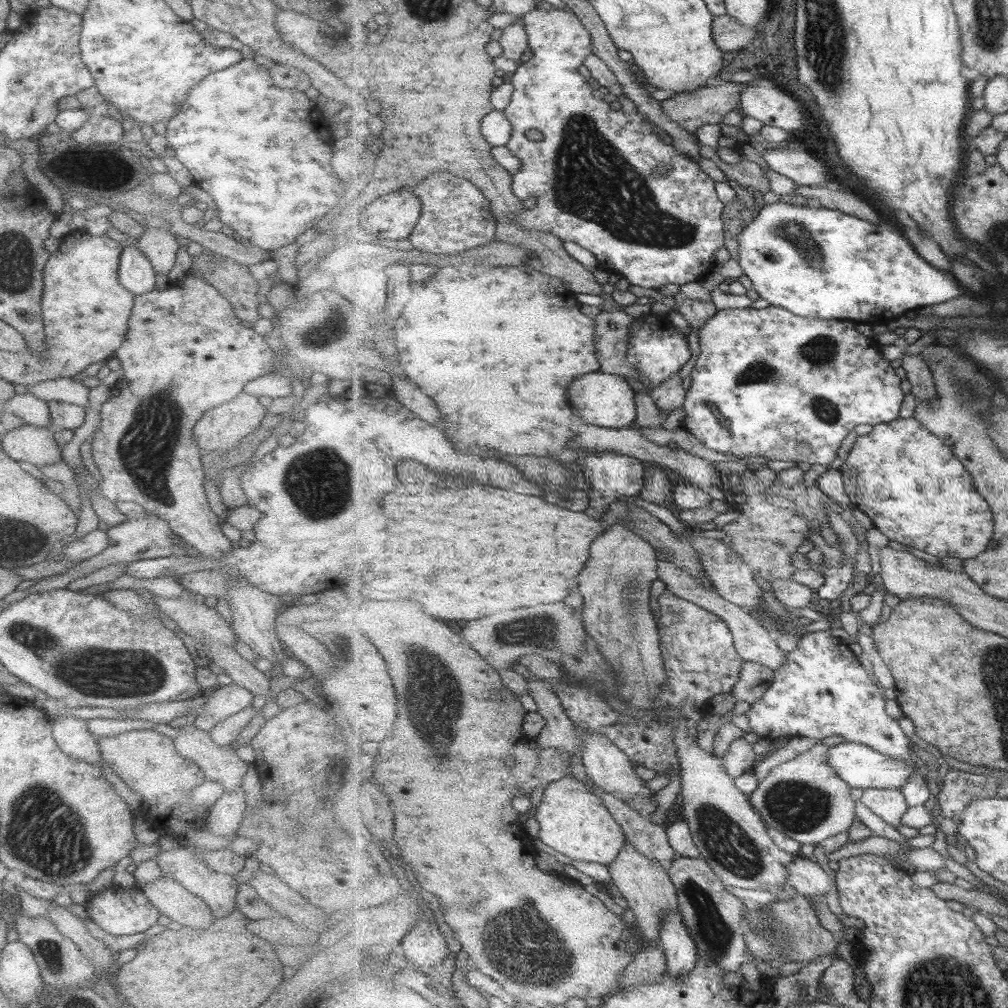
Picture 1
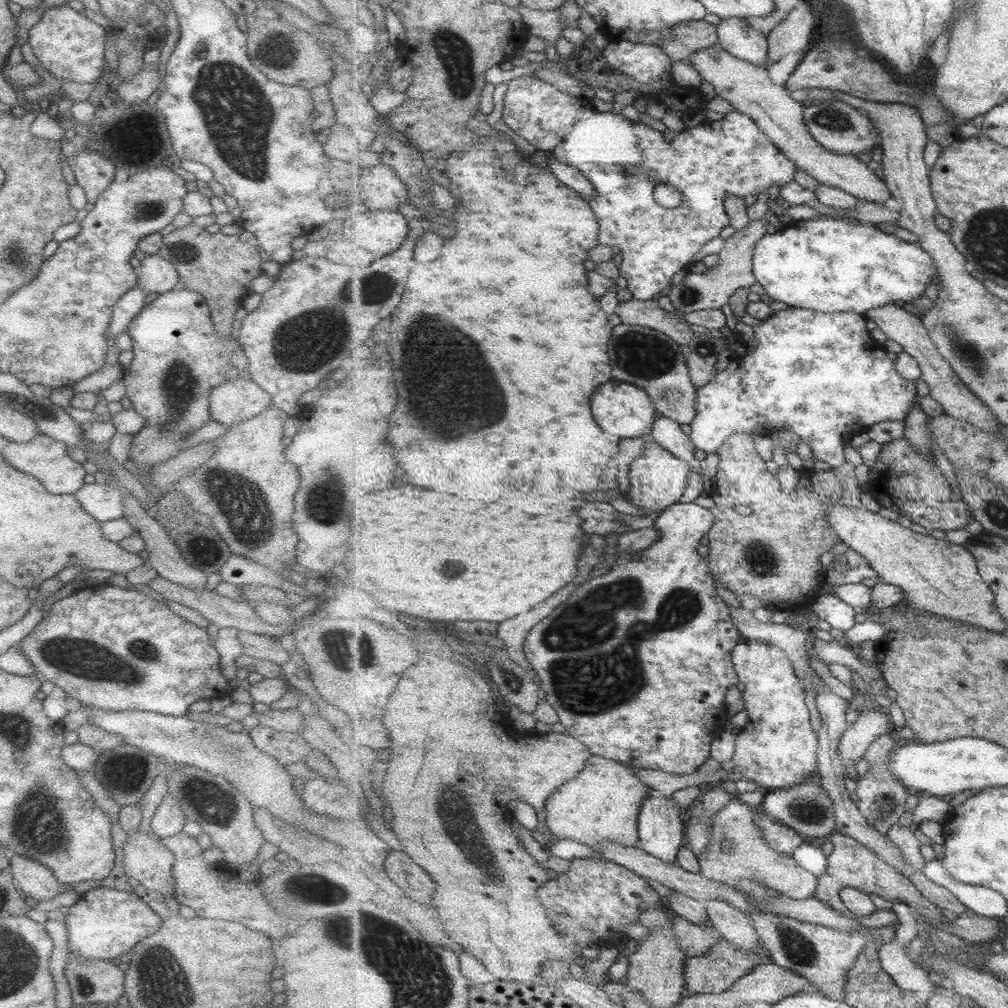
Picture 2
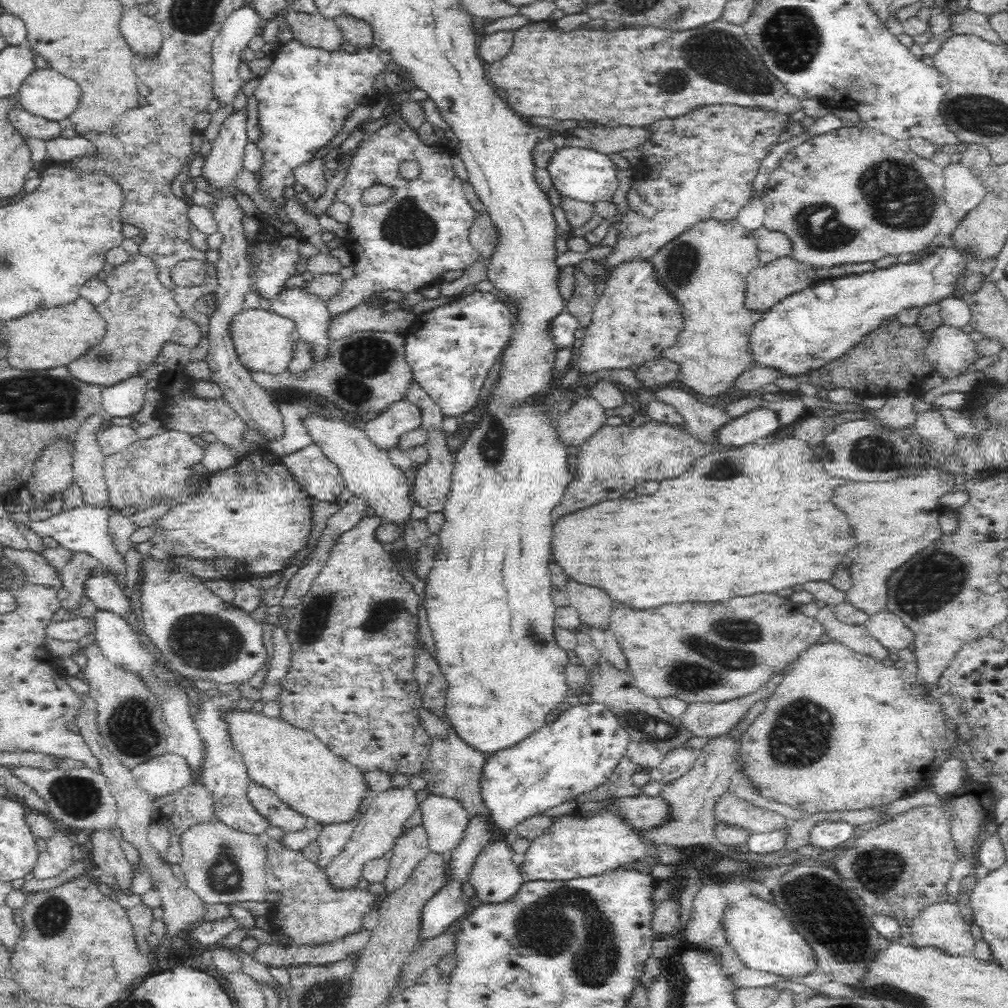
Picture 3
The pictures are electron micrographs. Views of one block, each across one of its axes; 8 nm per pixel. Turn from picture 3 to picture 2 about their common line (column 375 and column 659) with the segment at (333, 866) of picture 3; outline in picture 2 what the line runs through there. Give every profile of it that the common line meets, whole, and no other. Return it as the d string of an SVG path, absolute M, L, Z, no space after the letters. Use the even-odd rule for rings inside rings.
M652 791L645 802L638 818L638 827L640 839L637 846L664 860L664 862L675 862L678 860L678 852L680 848L687 842L685 838L686 827L683 826L683 820L679 816L679 805L664 794L659 794L657 791Z

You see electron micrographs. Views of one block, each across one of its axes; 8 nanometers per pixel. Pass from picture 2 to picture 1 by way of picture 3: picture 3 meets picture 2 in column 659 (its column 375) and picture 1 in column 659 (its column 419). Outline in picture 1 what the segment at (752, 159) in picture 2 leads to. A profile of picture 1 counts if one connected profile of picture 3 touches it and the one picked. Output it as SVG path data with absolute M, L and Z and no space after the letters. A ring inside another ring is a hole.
M551 8L548 12L543 10L533 10L524 18L525 27L528 33L529 43L533 56L526 63L517 68L512 76L511 83L514 85L514 93L510 105L504 110L509 122L513 125L512 136L510 142L506 145L517 156L523 168L521 172L514 175L513 190L515 196L522 201L527 198L536 198L536 206L530 212L517 214L515 220L519 226L527 228L527 230L537 230L537 232L553 232L555 236L559 236L561 240L571 240L581 246L593 251L593 254L599 259L599 268L609 273L615 272L621 274L633 286L641 286L641 288L651 288L651 290L660 290L665 284L682 285L688 282L698 281L701 276L715 267L715 252L726 246L726 222L723 221L722 214L726 208L726 204L721 202L719 198L716 182L713 182L701 168L697 162L685 160L681 155L677 154L677 150L670 143L665 143L657 133L654 133L653 125L649 121L645 121L643 113L638 110L636 113L625 114L621 110L613 110L610 103L604 103L593 96L593 88L589 86L589 82L581 77L577 72L579 66L584 66L587 57L594 53L594 40L589 31L582 24L582 20L577 14L564 12L556 8ZM537 129L541 131L545 138L541 142L533 142L525 137L527 131ZM667 164L669 170L663 174L655 174L659 165Z

